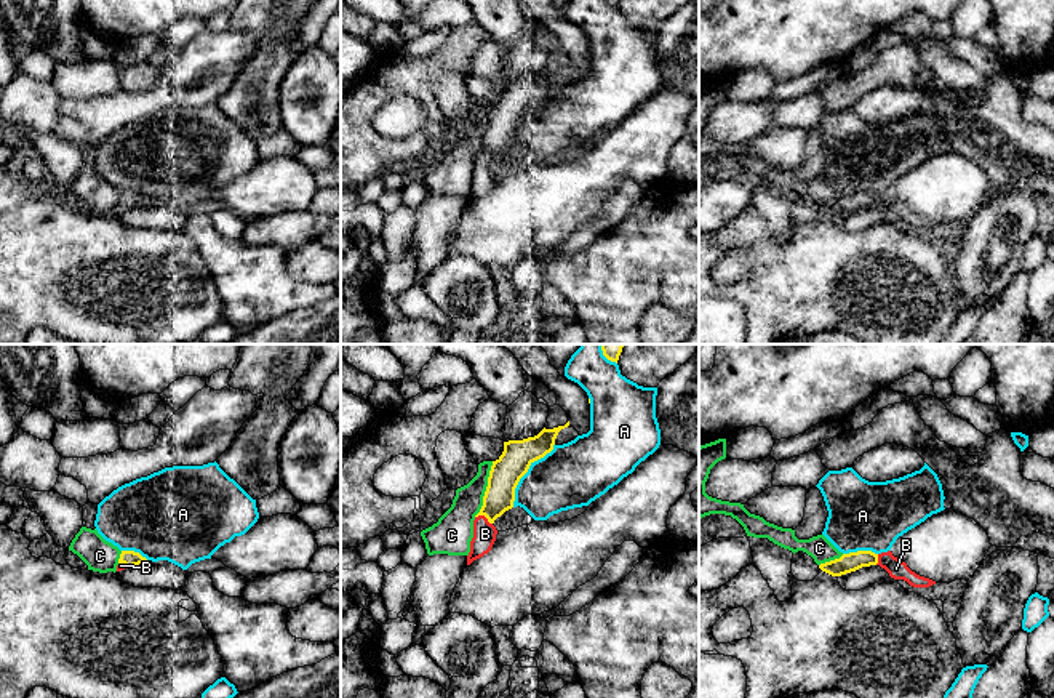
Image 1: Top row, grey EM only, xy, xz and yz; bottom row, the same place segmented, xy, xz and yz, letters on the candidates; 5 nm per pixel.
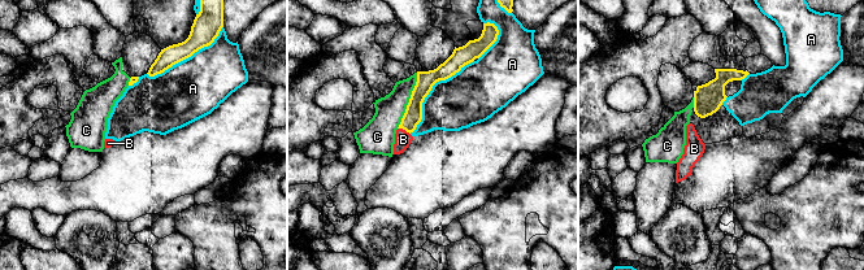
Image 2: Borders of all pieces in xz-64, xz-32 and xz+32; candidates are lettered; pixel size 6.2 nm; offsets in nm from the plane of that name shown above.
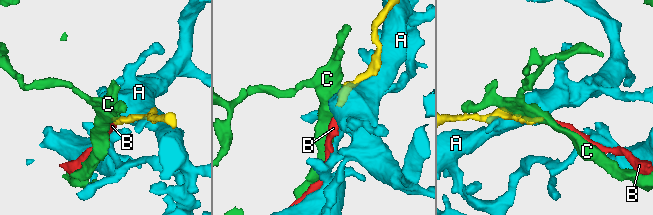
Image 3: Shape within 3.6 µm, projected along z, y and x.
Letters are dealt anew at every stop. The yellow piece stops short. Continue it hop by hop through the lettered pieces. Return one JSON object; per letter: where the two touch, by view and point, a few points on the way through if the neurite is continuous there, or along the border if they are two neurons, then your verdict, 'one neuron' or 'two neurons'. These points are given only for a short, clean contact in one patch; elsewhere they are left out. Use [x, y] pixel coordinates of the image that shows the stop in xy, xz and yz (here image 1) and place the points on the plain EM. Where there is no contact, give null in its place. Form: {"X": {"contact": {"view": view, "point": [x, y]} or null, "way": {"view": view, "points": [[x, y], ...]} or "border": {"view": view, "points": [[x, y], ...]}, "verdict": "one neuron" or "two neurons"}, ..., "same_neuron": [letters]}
{"A": {"contact": {"view": "xz", "point": [526, 112]}, "verdict": "two neurons"}, "B": {"contact": {"view": "xz", "point": [483, 156]}, "way": {"view": "xz", "points": [[506, 114], [498, 141], [483, 156], [485, 175]]}, "verdict": "one neuron"}, "C": {"contact": {"view": "xz", "point": [487, 130]}, "border": {"view": "xz", "points": [[493, 103], [488, 112], [483, 146], [474, 157]]}, "verdict": "two neurons"}, "same_neuron": ["B"]}

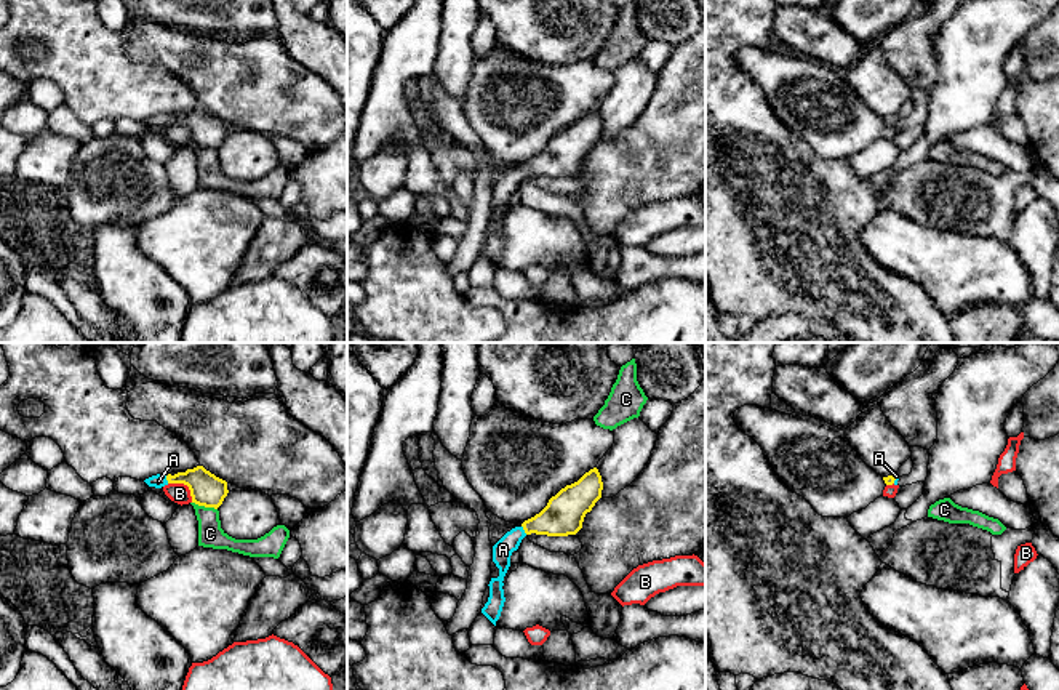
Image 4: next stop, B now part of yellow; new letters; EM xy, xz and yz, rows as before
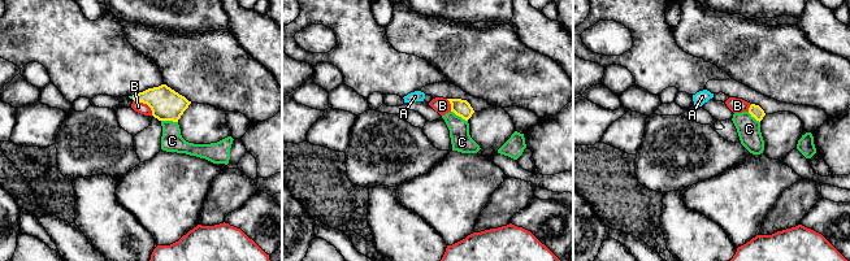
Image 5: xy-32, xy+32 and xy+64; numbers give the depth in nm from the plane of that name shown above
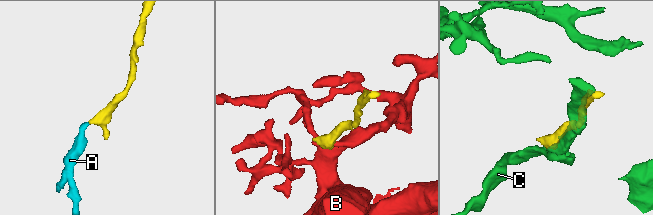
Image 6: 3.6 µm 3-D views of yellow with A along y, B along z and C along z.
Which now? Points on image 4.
{"A": {"contact": {"view": "xz", "point": [523, 170]}, "way": {"view": "xz", "points": [[563, 156], [554, 162], [523, 170], [503, 191]]}, "verdict": "one neuron"}, "B": {"contact": {"view": "xy", "point": [186, 125]}, "border": {"view": "xy", "points": [[168, 124], [183, 124], [192, 143]]}, "verdict": "two neurons"}, "C": {"contact": {"view": "xy", "point": [205, 148]}, "verdict": "two neurons"}, "same_neuron": ["A"]}

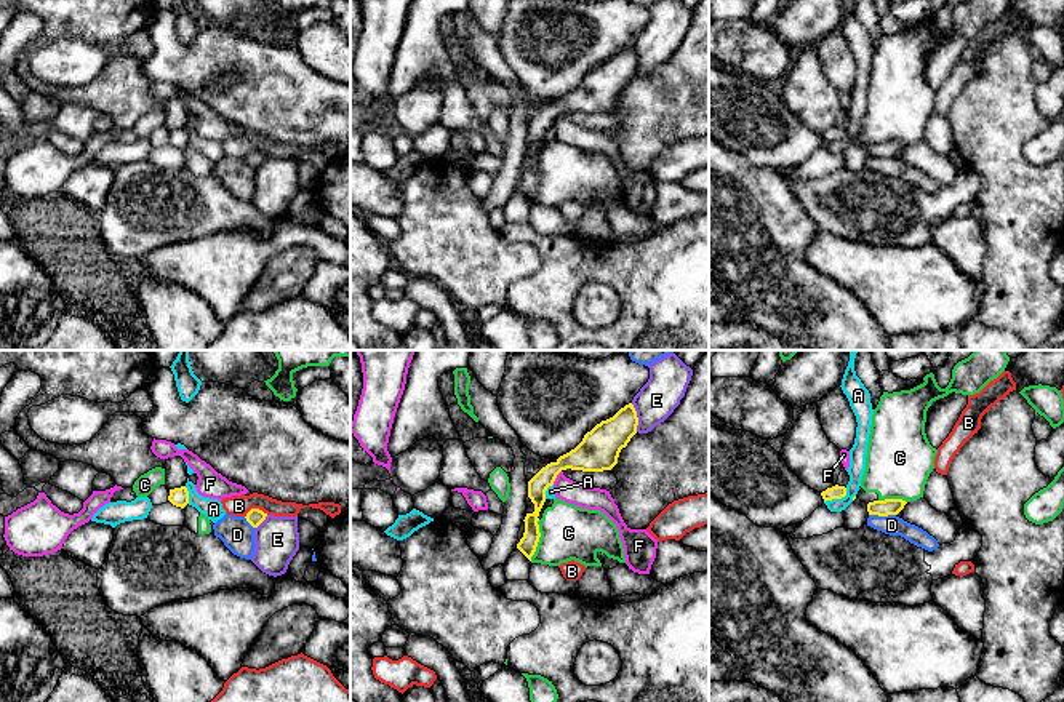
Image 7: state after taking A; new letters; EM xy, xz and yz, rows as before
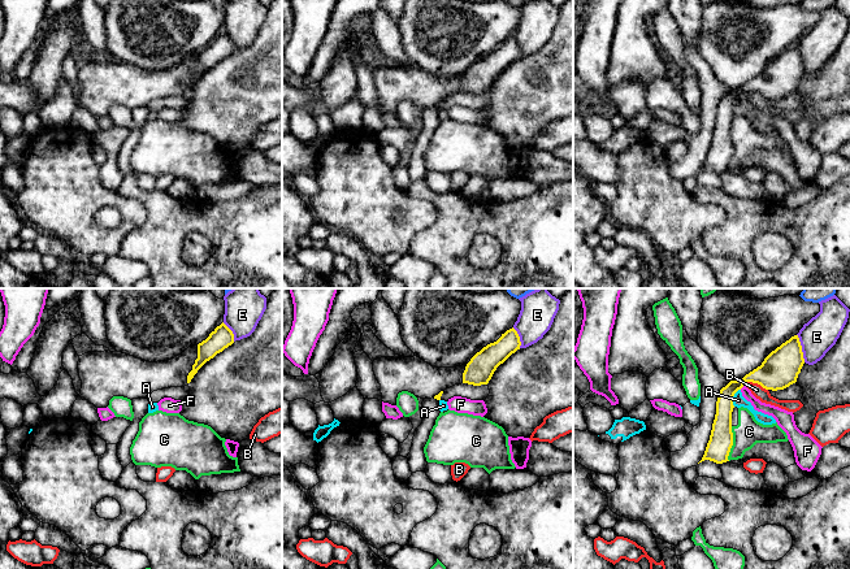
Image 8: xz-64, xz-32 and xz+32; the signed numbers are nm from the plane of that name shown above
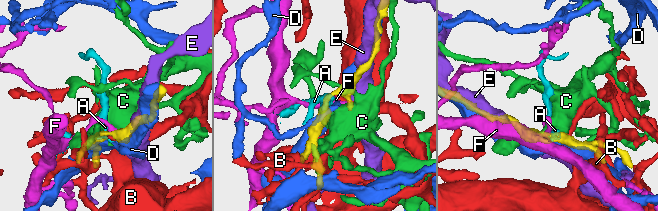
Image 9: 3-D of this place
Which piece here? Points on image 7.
{"A": {"contact": {"view": "yz", "point": [837, 139]}, "border": {"view": "yz", "points": [[847, 130], [842, 139], [832, 139], [824, 144]]}, "verdict": "two neurons"}, "B": {"contact": {"view": "xy", "point": [255, 151]}, "border": {"view": "xy", "points": [[268, 155], [252, 151], [245, 159]]}, "verdict": "two neurons"}, "C": {"contact": {"view": "xz", "point": [538, 183]}, "verdict": "two neurons"}, "D": {"contact": {"view": "yz", "point": [882, 157]}, "verdict": "two neurons"}, "E": {"contact": {"view": "xz", "point": [637, 59]}, "verdict": "two neurons"}, "F": {"contact": {"view": "xz", "point": [556, 119]}, "border": {"view": "xz", "points": [[560, 112], [552, 125]]}, "verdict": "two neurons"}, "same_neuron": []}

